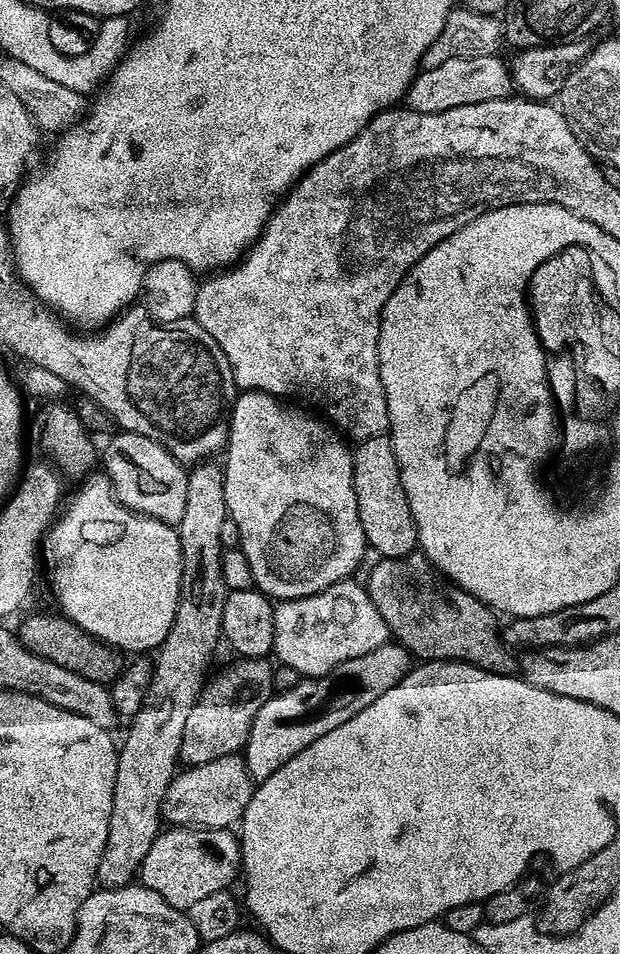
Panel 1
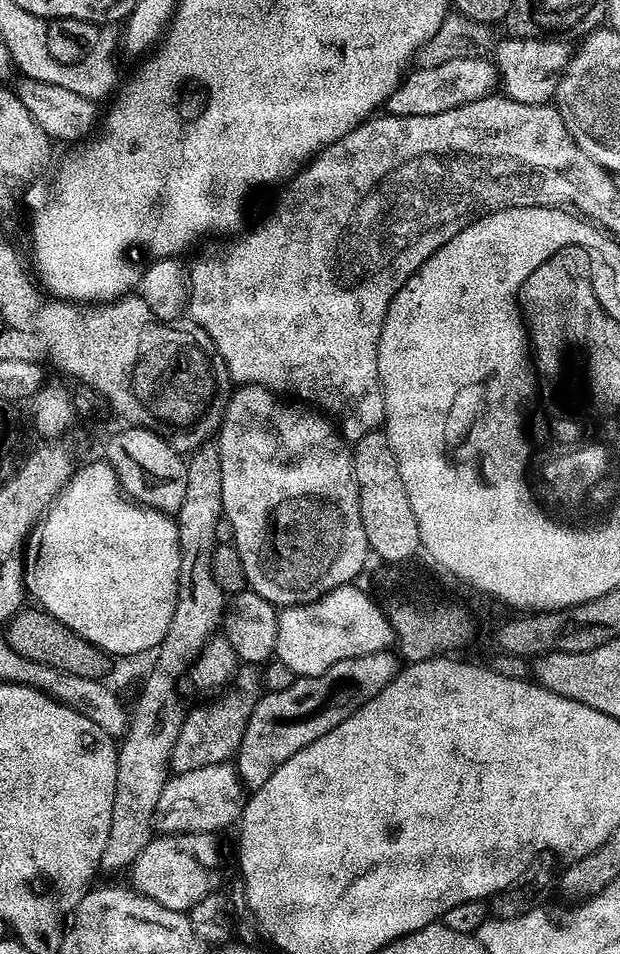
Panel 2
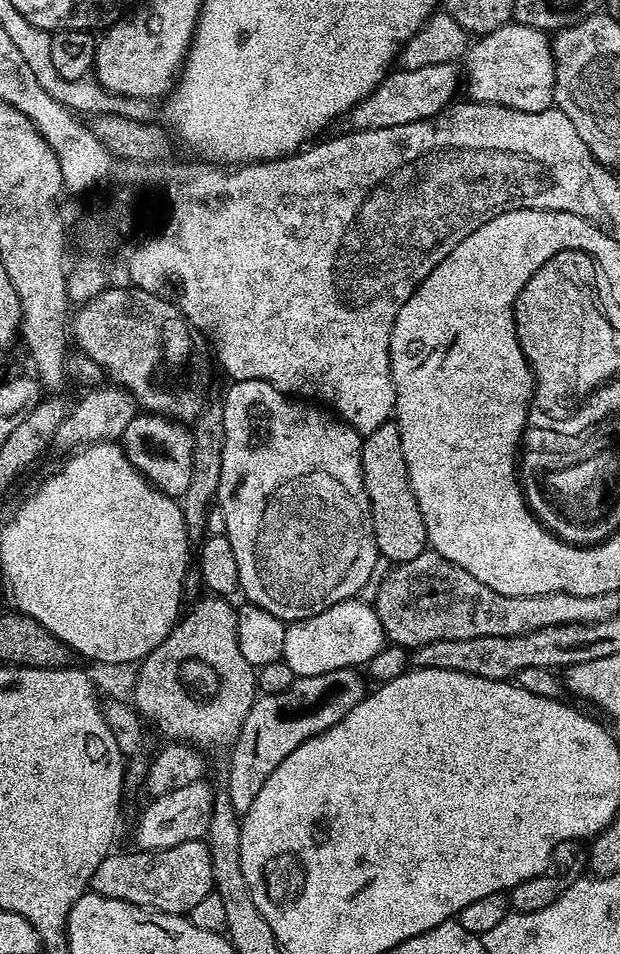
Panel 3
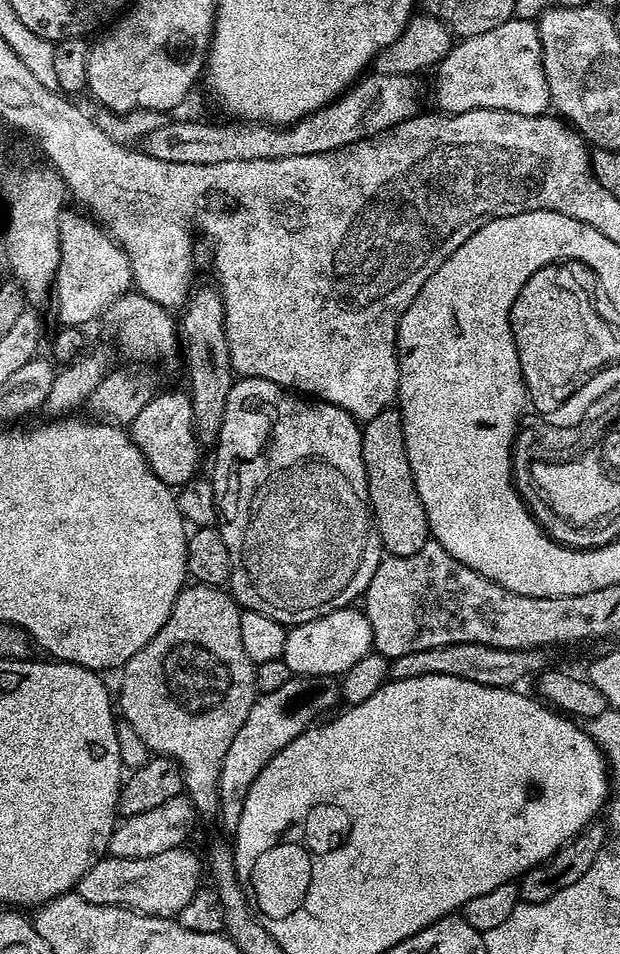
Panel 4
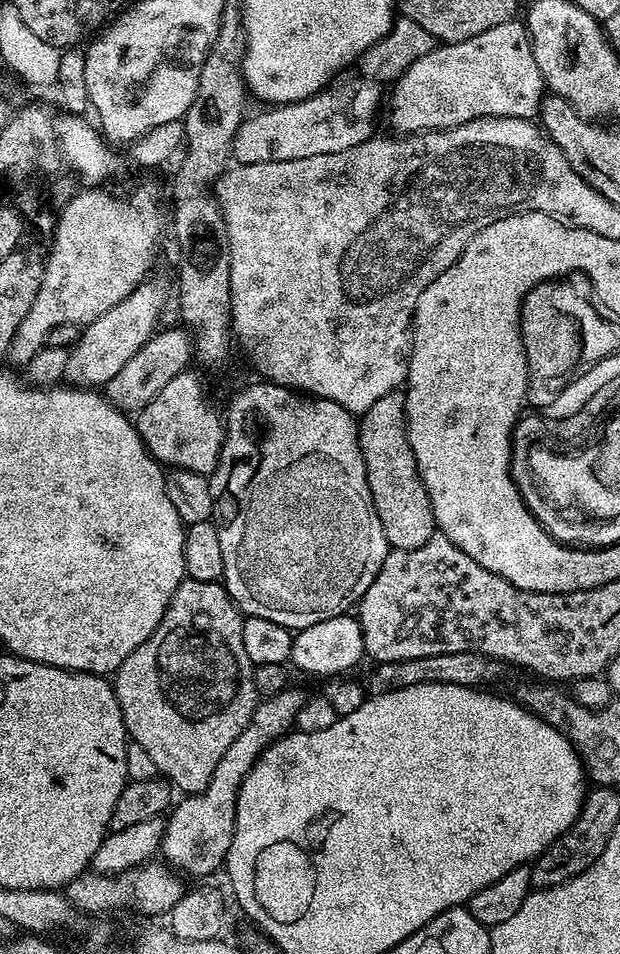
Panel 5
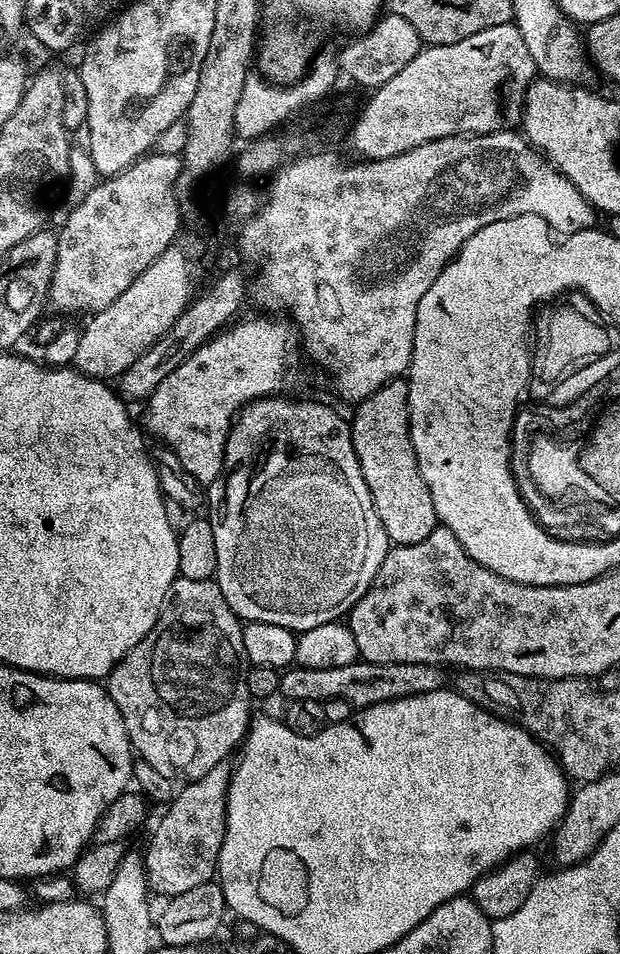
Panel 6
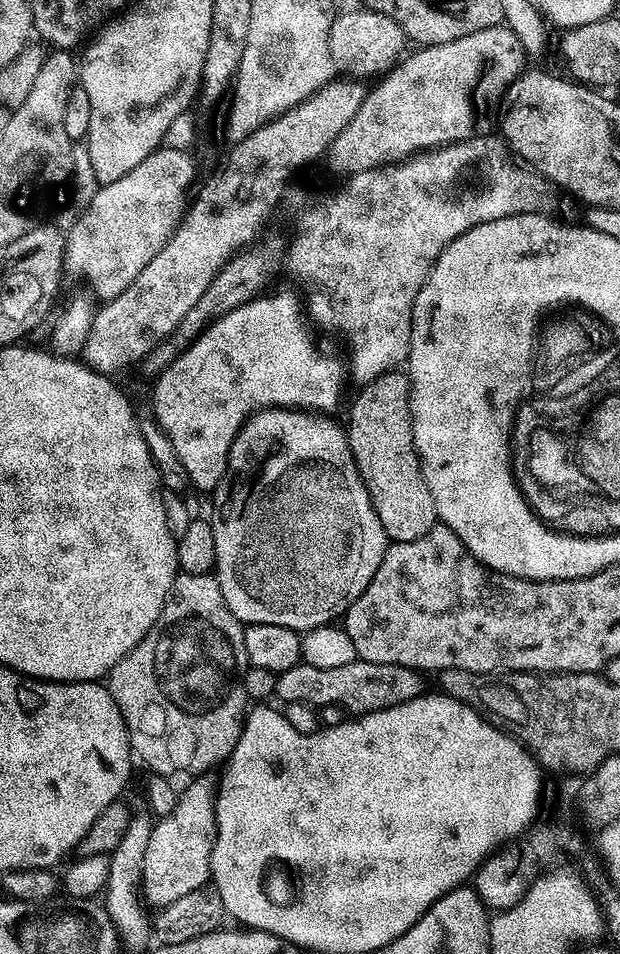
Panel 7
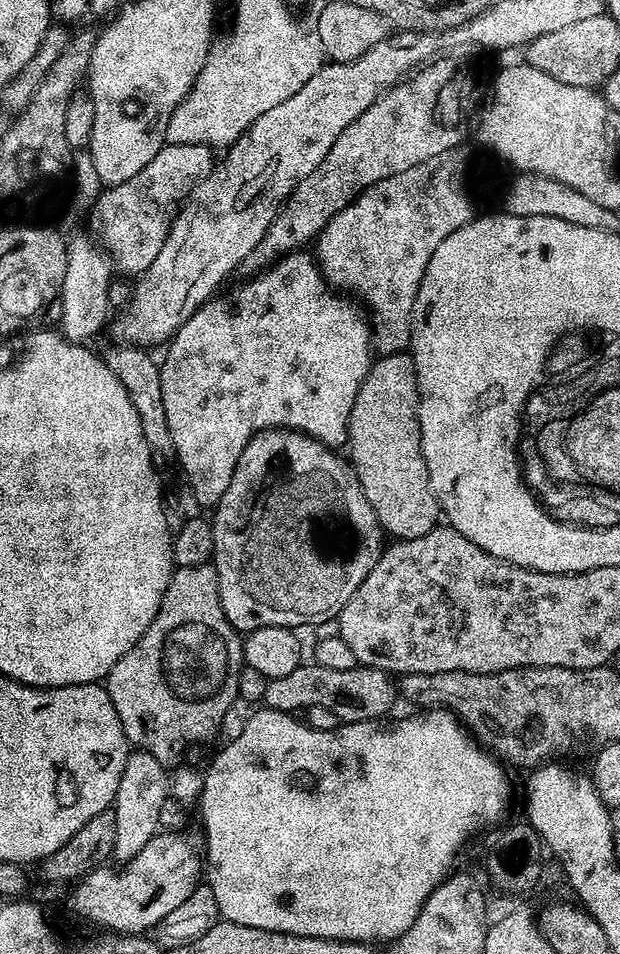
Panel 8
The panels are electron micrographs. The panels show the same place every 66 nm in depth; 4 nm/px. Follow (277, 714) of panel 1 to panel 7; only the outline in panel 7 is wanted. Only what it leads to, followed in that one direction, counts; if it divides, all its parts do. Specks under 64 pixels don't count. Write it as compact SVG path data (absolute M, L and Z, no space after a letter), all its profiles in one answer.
M200 774L179 793L174 812L157 819L147 843L140 887L145 901L159 910L178 898L209 883L212 871L212 847L216 841L216 784L211 775Z

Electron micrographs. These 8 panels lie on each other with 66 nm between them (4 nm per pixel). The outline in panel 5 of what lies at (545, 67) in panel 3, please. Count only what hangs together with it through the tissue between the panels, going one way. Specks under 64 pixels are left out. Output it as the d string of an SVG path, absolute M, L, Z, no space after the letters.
M513 18L502 22L502 26L494 26L494 30L486 30L486 34L478 34L466 42L433 47L432 51L418 58L418 62L403 72L390 88L392 97L386 100L386 116L388 112L388 124L396 131L393 133L437 132L443 128L462 126L471 120L480 120L483 116L532 120L539 113L546 95L546 85L538 70L538 62L534 62L528 29L518 21Z

